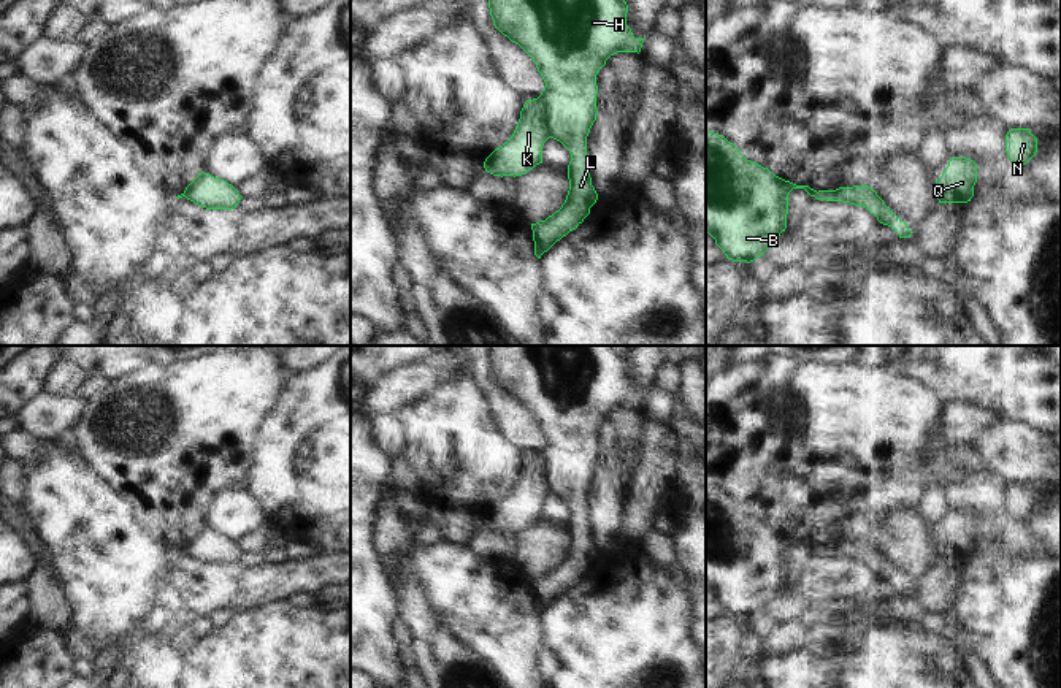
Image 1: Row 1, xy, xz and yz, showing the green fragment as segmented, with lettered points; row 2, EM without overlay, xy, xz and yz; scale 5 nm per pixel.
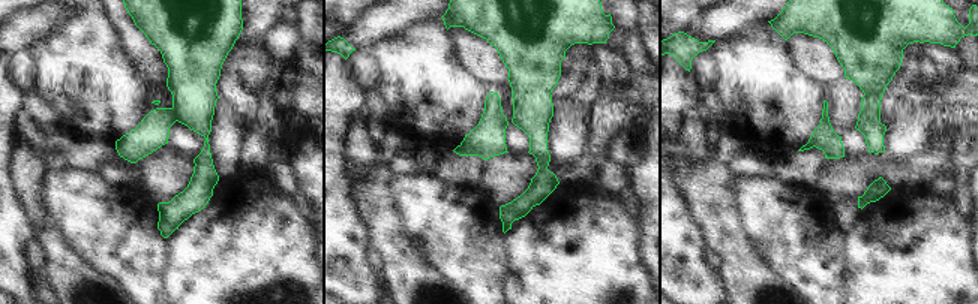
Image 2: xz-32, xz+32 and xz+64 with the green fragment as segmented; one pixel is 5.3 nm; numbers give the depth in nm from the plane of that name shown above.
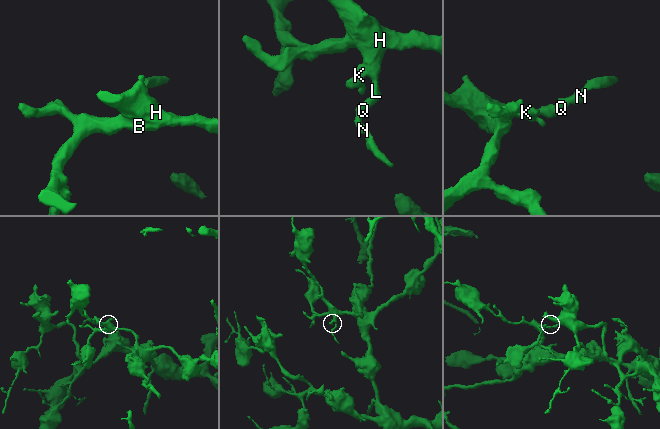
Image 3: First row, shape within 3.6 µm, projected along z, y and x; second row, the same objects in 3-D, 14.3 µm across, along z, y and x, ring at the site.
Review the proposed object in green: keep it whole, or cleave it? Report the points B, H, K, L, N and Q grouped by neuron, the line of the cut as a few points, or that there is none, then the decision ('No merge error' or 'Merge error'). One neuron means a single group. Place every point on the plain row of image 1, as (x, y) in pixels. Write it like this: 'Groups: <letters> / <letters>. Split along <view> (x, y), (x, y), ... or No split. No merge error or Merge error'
Groups: B H L N Q / K. Split along xz (538, 452), (544, 460), (544, 481), (551, 492). Merge error.

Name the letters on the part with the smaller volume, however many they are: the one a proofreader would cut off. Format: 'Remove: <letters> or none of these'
Remove: K

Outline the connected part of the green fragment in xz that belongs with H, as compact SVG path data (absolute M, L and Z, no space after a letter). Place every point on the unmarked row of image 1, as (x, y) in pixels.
M488 346L488 363L493 380L536 419L546 438L539 450L546 460L546 482L550 493L560 496L571 509L565 558L546 575L531 579L534 610L541 613L584 577L598 555L587 523L587 491L598 469L596 430L617 407L639 409L644 393L634 393L626 380L626 357L607 346Z

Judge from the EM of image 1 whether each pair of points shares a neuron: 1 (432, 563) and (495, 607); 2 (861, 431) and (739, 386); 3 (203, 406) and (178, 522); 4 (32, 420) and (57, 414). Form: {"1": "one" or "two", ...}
{"1": "one", "2": "one", "3": "one", "4": "one"}

